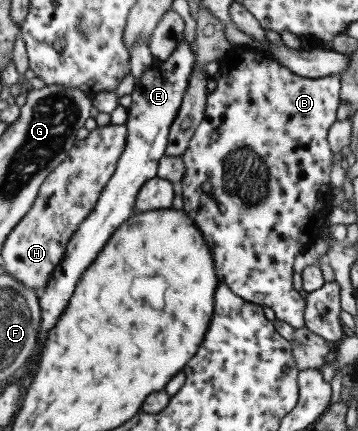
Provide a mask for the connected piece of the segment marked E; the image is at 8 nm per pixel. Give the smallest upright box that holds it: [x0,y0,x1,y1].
[18,36,195,387]

